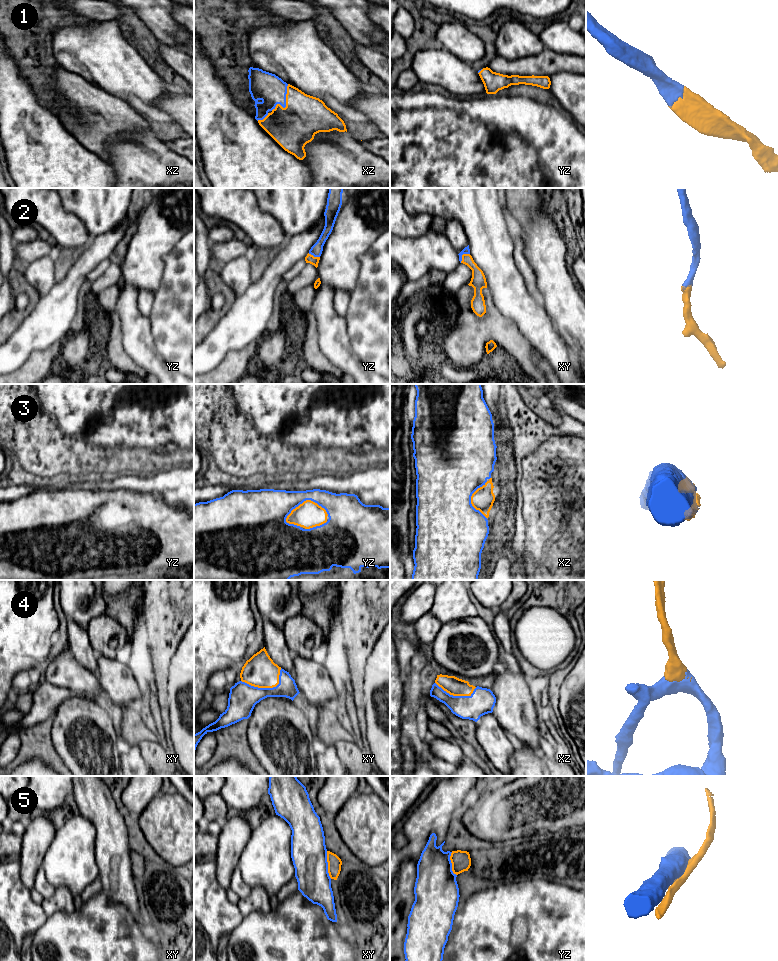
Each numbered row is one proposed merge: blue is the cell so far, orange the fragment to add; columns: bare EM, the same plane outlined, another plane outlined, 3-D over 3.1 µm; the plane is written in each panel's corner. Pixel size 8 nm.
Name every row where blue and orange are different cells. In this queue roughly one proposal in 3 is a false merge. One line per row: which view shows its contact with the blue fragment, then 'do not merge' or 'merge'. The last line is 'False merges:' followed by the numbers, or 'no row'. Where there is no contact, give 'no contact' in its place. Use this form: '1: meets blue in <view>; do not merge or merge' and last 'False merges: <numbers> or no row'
1: meets blue in xz; merge
2: meets blue in xy; merge
3: meets blue in yz; merge
4: meets blue in xy; merge
5: meets blue in xy; do not merge
False merges: 5

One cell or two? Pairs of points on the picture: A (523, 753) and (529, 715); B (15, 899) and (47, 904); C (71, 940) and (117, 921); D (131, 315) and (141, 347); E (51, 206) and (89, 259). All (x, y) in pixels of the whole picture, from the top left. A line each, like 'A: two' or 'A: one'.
A: two
B: two
C: one
D: one
E: two

